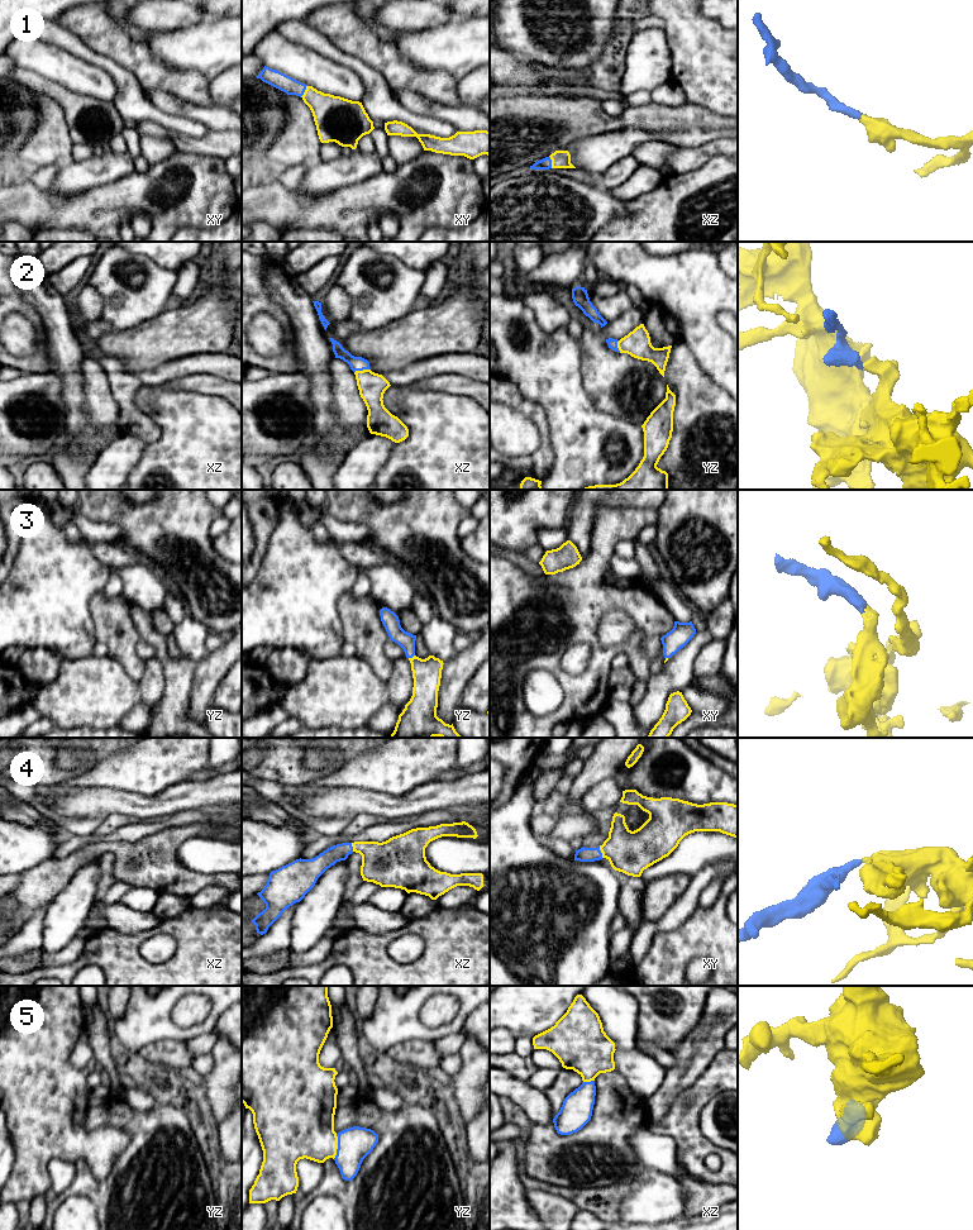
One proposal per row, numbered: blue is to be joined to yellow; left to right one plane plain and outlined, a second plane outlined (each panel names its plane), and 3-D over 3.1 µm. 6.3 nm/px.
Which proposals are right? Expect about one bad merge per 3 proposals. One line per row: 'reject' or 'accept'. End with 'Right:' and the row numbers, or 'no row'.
1: accept
2: accept
3: accept
4: accept
5: accept
Right: 1, 2, 3, 4, 5

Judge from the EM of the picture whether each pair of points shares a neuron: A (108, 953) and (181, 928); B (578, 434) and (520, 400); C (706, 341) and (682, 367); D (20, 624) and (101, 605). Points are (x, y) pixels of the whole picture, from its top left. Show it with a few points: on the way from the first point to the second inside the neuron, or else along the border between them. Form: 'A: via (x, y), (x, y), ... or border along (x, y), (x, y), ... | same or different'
A: via (133, 971), (166, 971), (182, 953) | same
B: border along (524, 396), (534, 400), (543, 409), (551, 444) | different
C: border along (682, 339), (699, 365), (711, 377) | different
D: border along (101, 590), (90, 600), (90, 615), (95, 637) | different

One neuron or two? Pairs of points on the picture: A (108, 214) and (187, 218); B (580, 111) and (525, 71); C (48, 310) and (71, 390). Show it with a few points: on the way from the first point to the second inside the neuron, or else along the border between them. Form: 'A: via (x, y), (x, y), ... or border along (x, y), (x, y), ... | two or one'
A: via (128, 206), (154, 206), (162, 214), (167, 214) | one
B: border along (549, 94), (581, 95) | two
C: via (60, 330), (66, 352), (66, 363), (70, 370) | one

